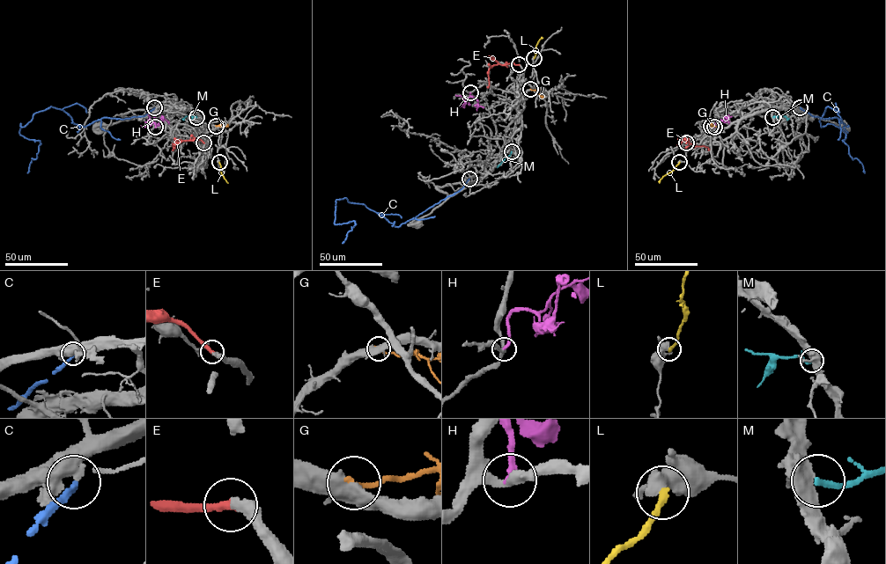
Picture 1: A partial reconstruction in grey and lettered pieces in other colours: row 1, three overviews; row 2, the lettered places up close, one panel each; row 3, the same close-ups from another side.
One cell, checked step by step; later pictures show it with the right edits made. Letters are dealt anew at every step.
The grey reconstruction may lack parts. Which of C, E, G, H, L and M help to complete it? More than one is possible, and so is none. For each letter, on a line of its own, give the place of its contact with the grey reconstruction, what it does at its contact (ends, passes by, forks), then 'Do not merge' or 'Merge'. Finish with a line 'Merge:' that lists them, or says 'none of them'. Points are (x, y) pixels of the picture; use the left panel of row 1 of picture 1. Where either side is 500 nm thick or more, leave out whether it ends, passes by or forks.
C: Touches grey at (154, 107). Do not merge
E: Touches grey at (203, 142). It ends there. Merge
G: Touches grey at (216, 126). It ends there. Do not merge
H: Touches grey at (155, 127). It ends there. Do not merge
L: Touches grey at (219, 162). It ends there. Do not merge
M: Touches grey at (196, 117). It ends there. Do not merge
Merge: E

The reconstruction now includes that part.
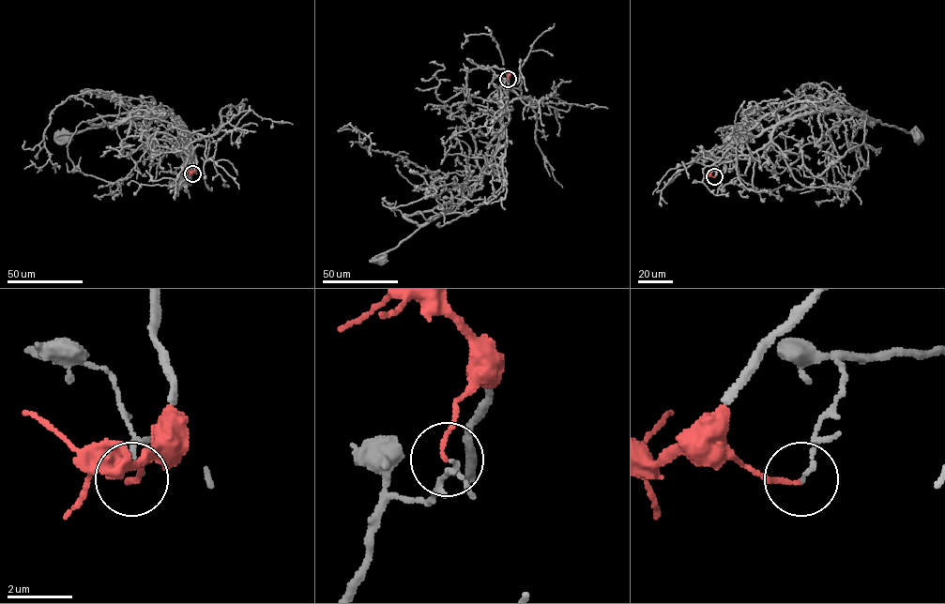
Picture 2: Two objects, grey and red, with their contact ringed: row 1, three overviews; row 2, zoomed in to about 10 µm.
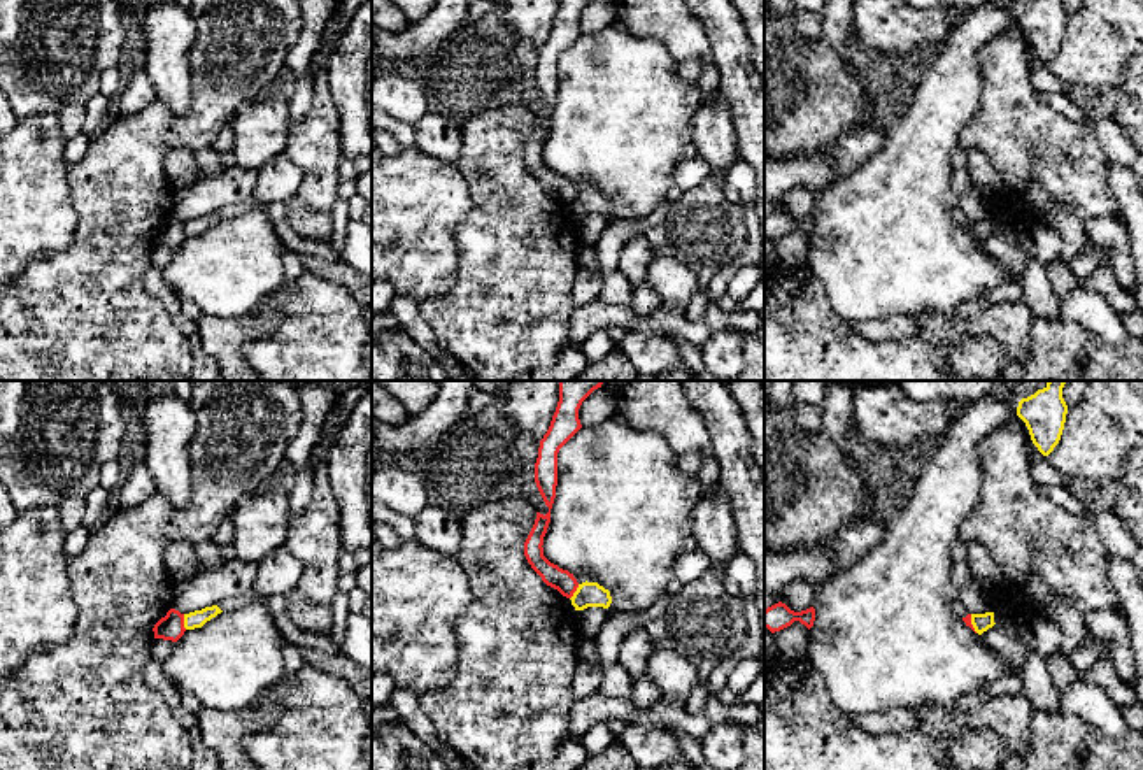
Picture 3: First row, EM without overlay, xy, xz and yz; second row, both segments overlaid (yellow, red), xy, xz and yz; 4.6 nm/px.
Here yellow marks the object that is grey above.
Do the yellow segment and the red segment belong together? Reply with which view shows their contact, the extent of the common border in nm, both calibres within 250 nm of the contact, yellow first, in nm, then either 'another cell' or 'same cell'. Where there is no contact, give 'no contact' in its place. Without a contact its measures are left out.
meets yellow in xy; contact 70 nm long; 80 nm thick on the yellow side, 120 nm on the other; same cell

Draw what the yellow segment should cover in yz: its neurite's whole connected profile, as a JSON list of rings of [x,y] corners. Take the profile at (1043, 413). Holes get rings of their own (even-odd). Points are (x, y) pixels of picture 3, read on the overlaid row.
[[[1048,381],[1043,389],[1022,398],[1017,416],[1026,423],[1033,444],[1043,456],[1048,456],[1059,444],[1068,405],[1062,398],[1066,381]]]

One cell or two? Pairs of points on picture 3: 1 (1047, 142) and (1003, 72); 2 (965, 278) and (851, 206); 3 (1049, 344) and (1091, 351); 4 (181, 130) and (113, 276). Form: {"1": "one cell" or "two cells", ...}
{"1": "one cell", "2": "one cell", "3": "one cell", "4": "one cell"}

